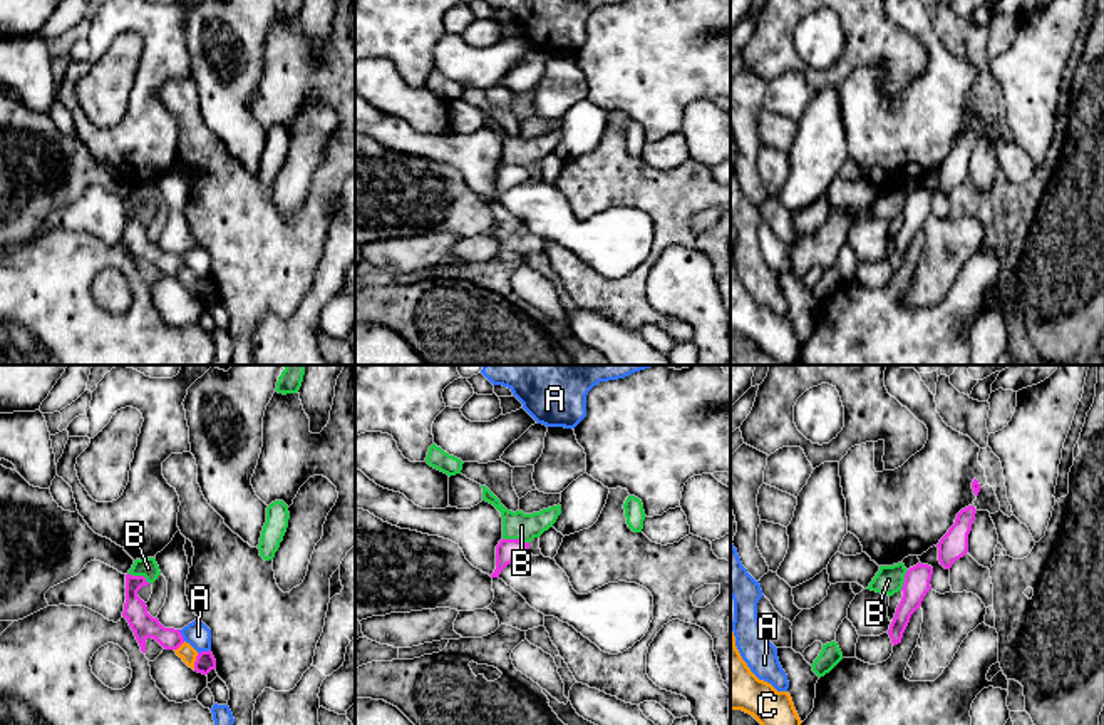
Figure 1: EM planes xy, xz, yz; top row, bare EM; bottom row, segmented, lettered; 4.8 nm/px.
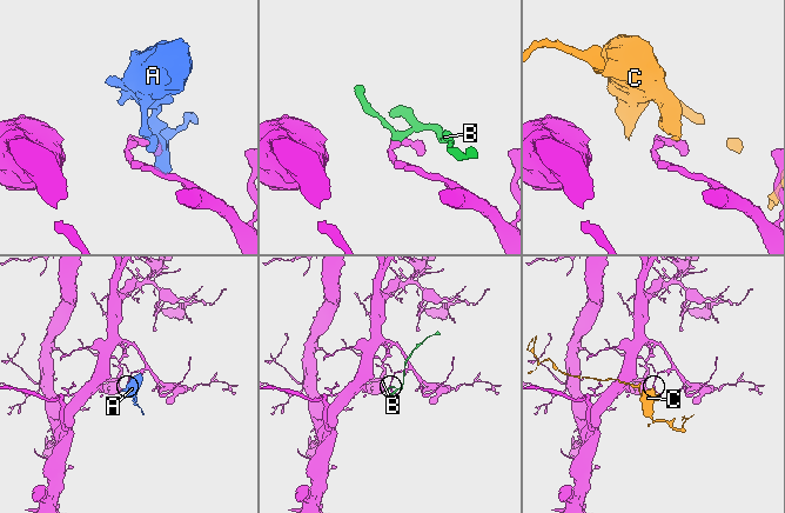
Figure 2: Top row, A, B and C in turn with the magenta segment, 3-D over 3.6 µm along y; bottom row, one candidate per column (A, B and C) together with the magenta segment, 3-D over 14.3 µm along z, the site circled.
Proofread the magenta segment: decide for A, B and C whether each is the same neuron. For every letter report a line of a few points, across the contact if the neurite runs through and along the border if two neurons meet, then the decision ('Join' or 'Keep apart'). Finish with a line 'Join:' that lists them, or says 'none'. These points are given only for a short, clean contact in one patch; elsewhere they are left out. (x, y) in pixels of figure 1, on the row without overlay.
A: Keep apart
B: Line: xz (503, 163), (518, 163), (528, 168). Keep apart
C: Line: xy (198, 278), (193, 293). Keep apart
Join: none

